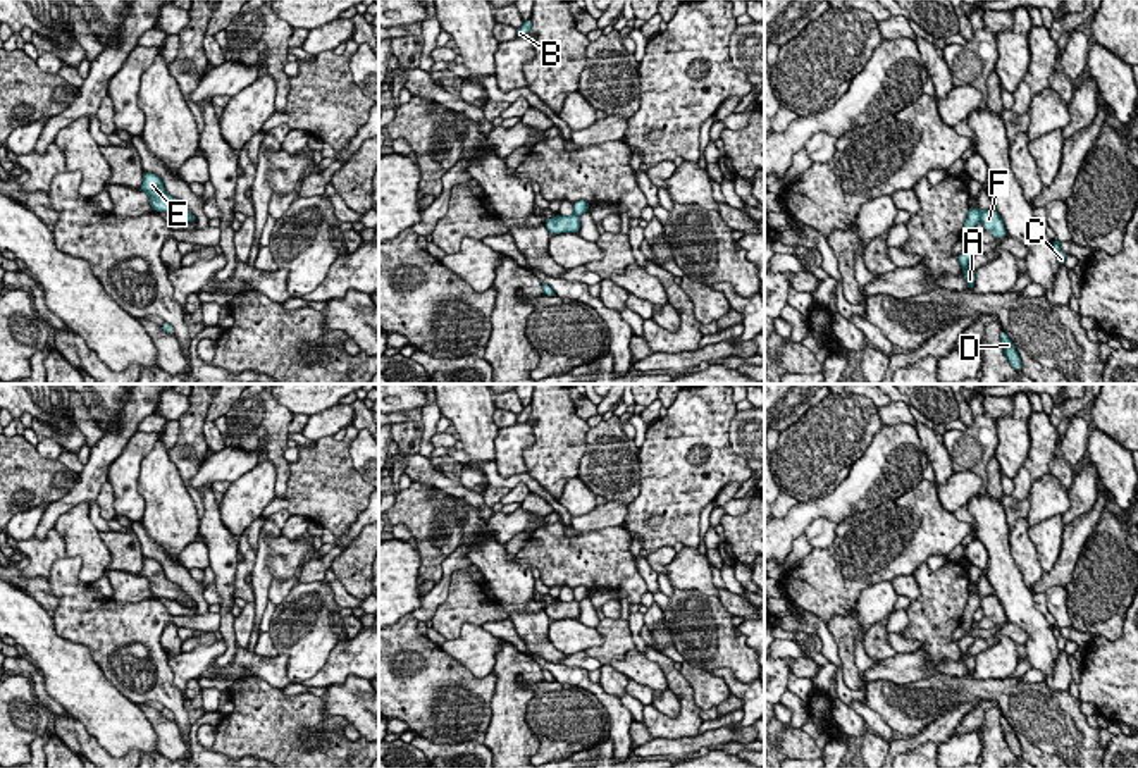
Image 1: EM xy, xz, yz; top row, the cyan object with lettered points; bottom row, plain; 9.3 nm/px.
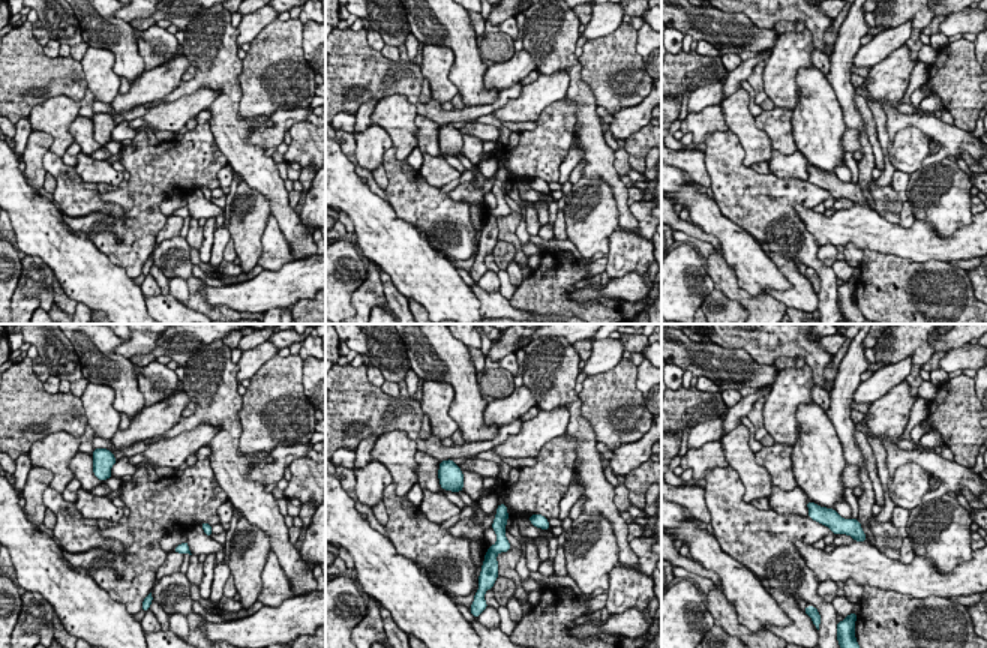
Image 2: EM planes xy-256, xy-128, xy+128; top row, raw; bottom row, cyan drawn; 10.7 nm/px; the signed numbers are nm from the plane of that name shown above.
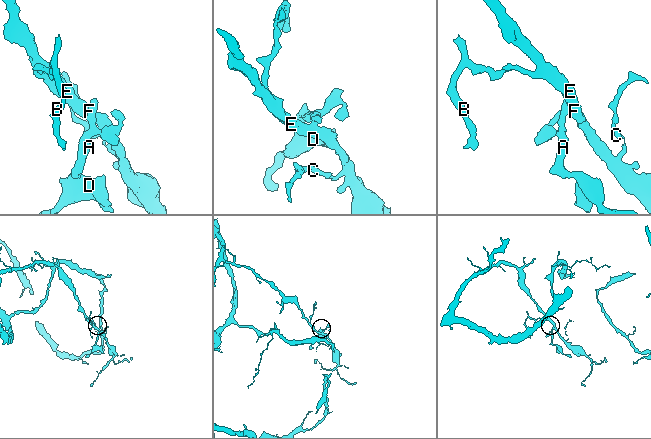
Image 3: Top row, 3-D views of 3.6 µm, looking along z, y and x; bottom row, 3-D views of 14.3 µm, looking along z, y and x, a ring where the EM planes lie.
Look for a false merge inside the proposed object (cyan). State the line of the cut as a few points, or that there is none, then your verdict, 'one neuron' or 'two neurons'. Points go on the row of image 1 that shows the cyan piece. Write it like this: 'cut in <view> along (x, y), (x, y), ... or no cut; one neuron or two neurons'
cut in yz along (980, 212), (982, 219); two neurons

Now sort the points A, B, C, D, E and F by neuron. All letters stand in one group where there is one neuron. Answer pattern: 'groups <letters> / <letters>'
groups A D / B C E F

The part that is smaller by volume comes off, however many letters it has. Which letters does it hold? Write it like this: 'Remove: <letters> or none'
Remove: A, D

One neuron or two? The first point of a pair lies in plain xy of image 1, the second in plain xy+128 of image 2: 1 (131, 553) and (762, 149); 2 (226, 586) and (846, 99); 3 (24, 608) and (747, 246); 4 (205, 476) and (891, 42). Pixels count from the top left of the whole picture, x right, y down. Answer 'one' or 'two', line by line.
1: two
2: one
3: one
4: one

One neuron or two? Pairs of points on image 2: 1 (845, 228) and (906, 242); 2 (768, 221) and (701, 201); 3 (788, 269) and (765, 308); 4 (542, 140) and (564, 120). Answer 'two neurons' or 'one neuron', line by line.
1: one neuron
2: two neurons
3: two neurons
4: one neuron

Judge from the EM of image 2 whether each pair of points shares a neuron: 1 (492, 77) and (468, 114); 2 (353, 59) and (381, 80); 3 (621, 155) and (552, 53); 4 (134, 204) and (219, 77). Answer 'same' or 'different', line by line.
1: different
2: same
3: different
4: different

